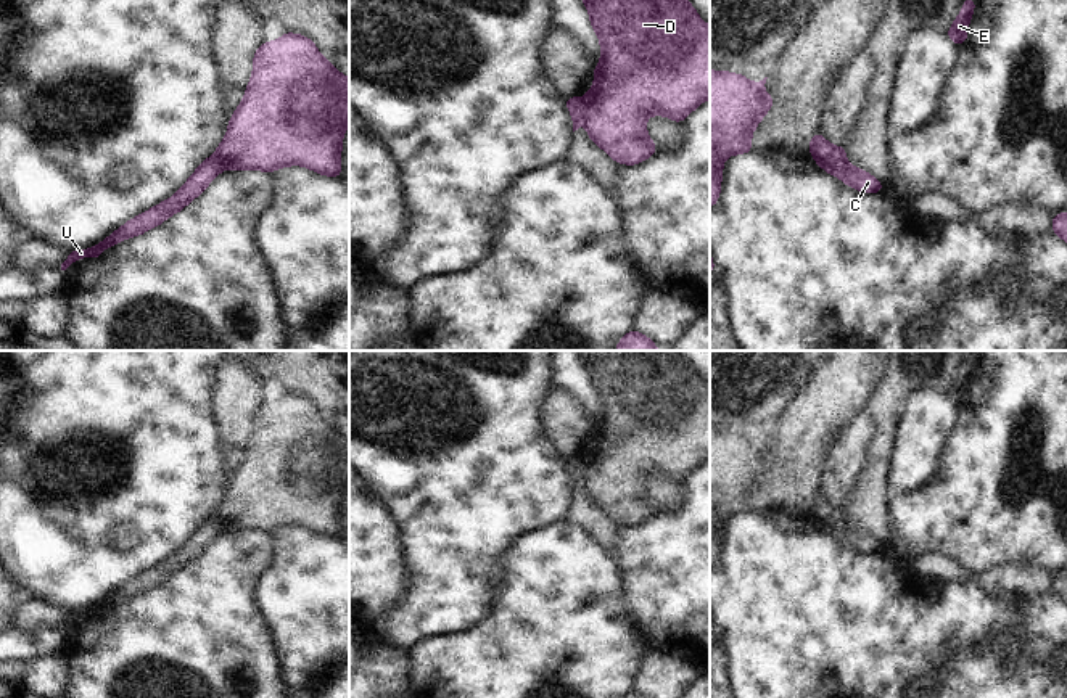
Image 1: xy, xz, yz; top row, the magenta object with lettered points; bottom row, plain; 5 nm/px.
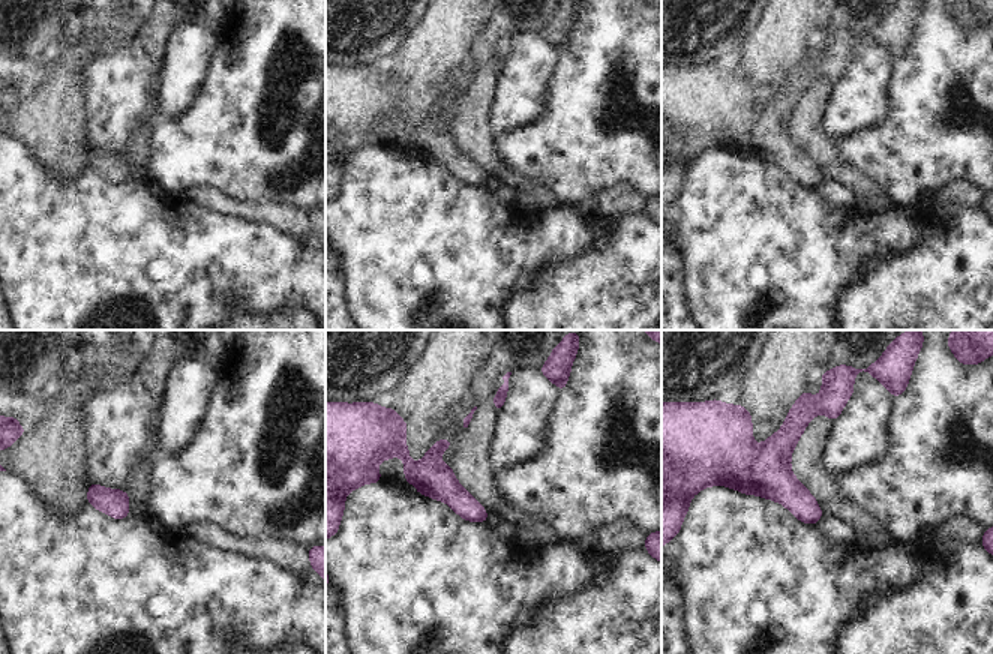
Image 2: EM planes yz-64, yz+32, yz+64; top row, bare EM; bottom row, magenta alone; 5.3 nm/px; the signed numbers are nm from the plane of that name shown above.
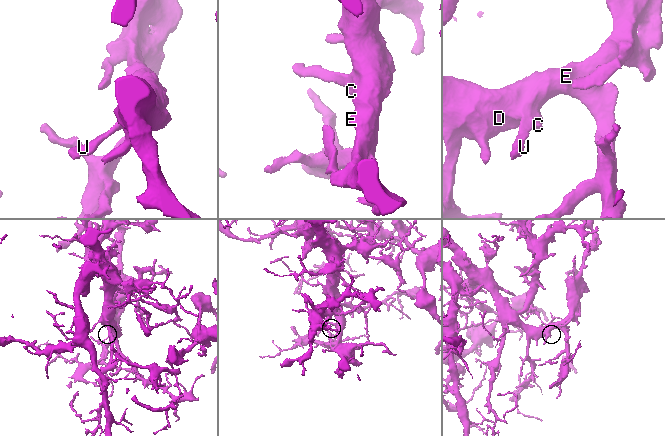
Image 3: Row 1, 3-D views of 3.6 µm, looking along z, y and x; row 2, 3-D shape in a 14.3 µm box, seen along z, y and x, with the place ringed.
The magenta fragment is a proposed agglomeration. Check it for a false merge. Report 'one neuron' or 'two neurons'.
two neurons

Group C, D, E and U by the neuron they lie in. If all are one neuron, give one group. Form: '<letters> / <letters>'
C D E / U

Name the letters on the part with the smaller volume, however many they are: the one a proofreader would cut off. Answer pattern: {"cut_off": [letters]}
{"cut_off": ["U"]}

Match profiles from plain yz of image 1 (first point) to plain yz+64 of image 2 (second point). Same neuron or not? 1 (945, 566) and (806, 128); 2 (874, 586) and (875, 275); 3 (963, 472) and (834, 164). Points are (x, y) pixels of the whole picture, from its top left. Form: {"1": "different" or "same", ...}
{"1": "different", "2": "different", "3": "different"}

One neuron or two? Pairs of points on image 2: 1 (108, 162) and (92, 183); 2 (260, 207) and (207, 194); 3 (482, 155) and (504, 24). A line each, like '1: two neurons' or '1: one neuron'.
1: two neurons
2: one neuron
3: one neuron

